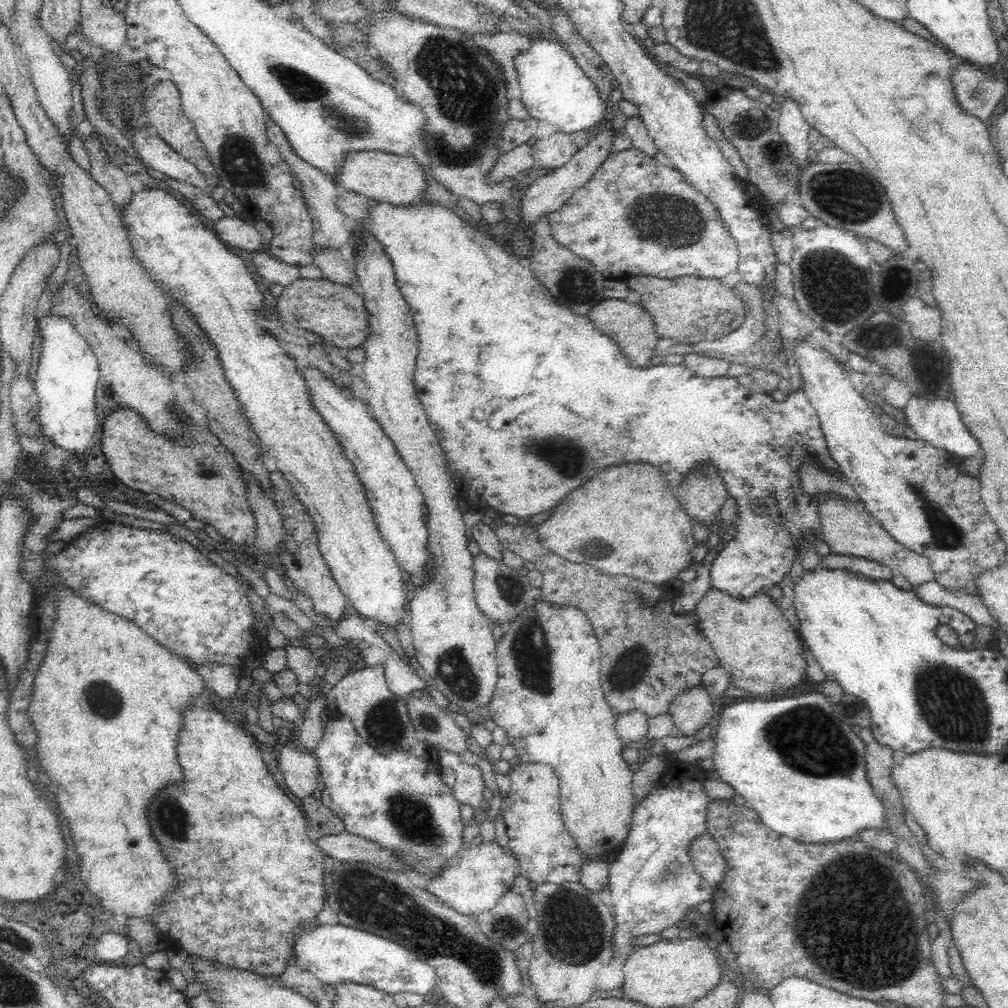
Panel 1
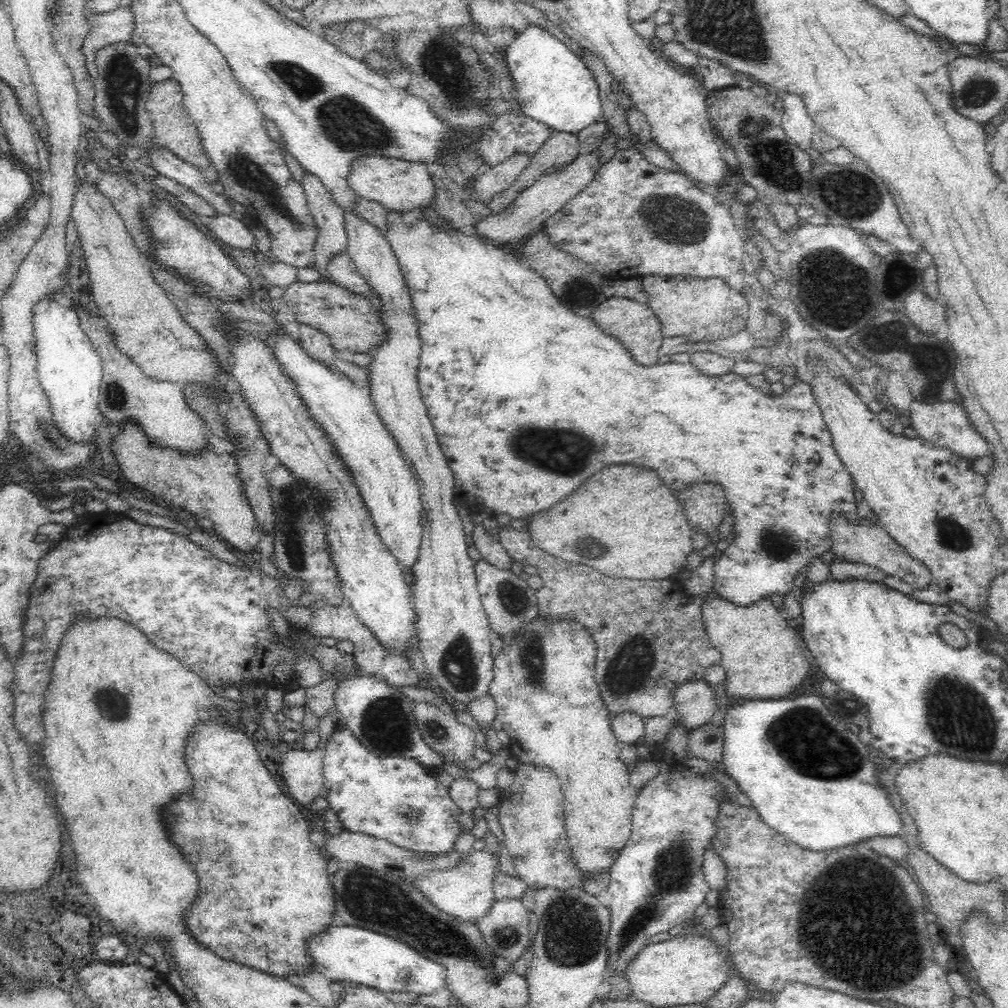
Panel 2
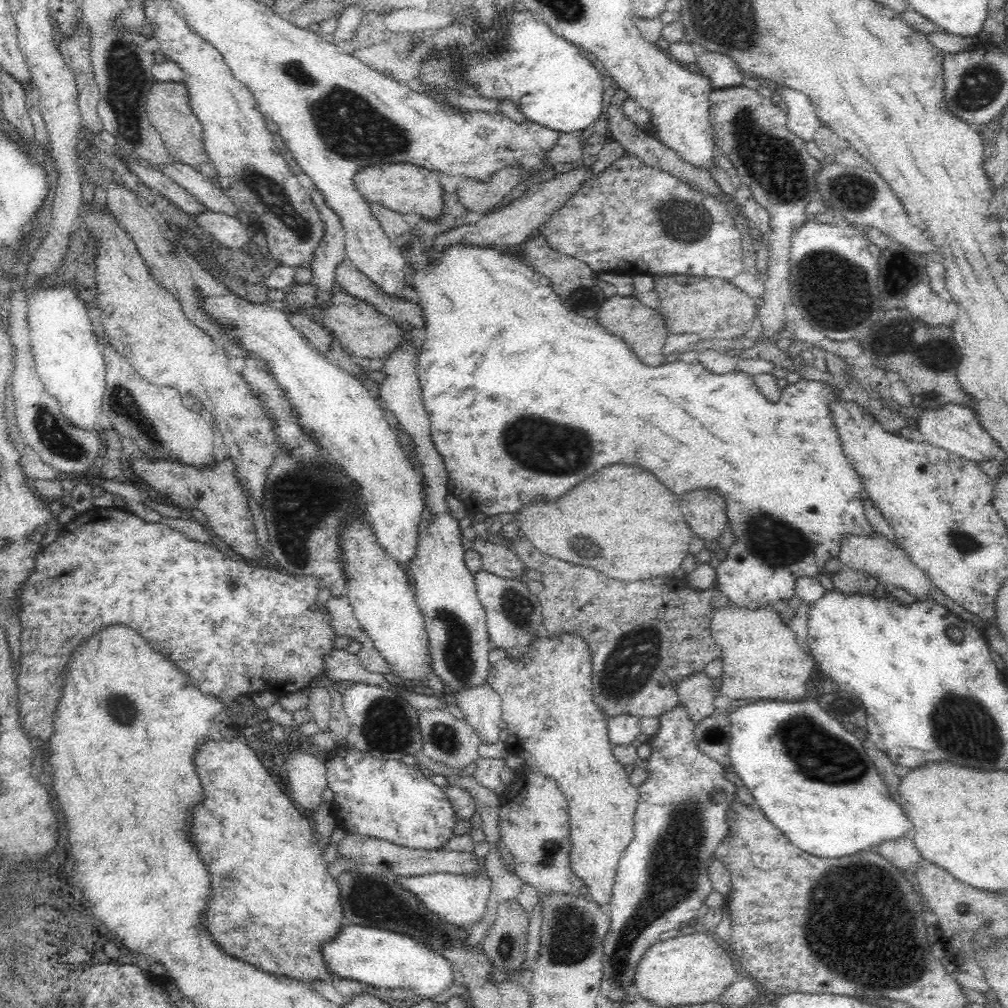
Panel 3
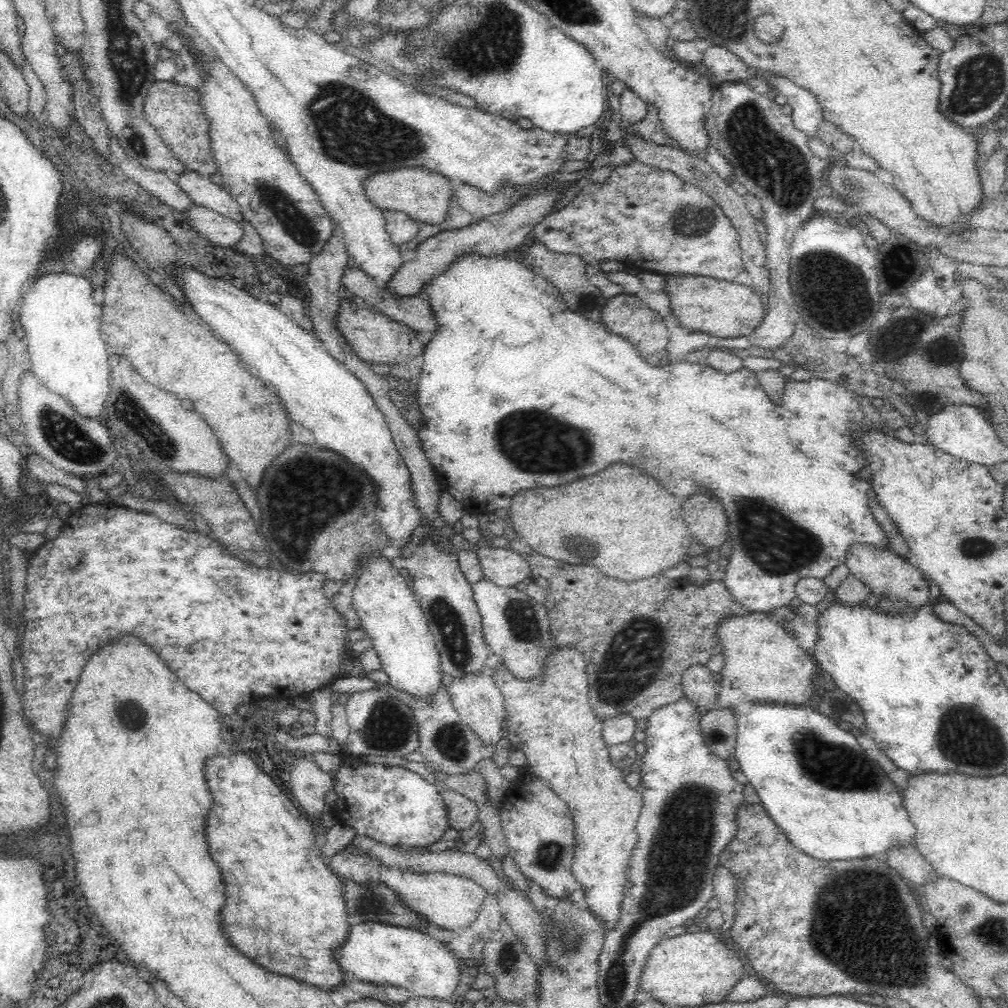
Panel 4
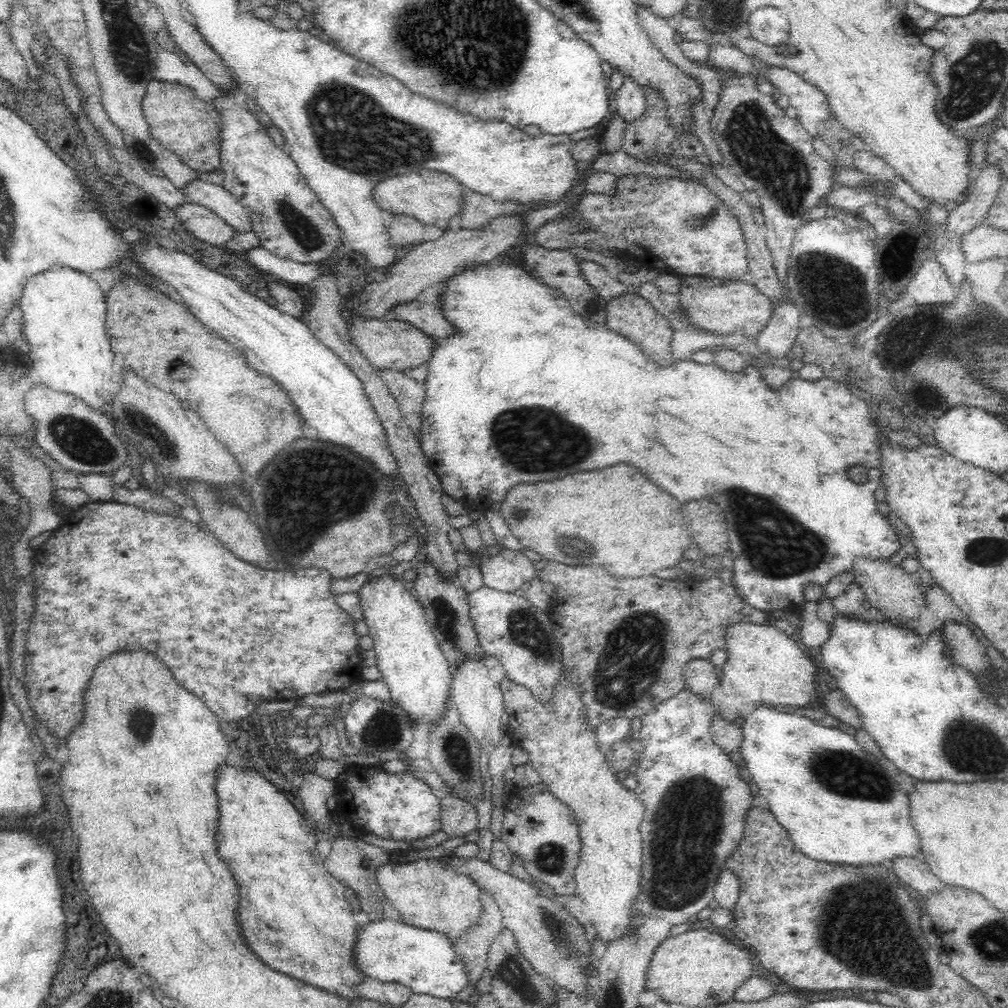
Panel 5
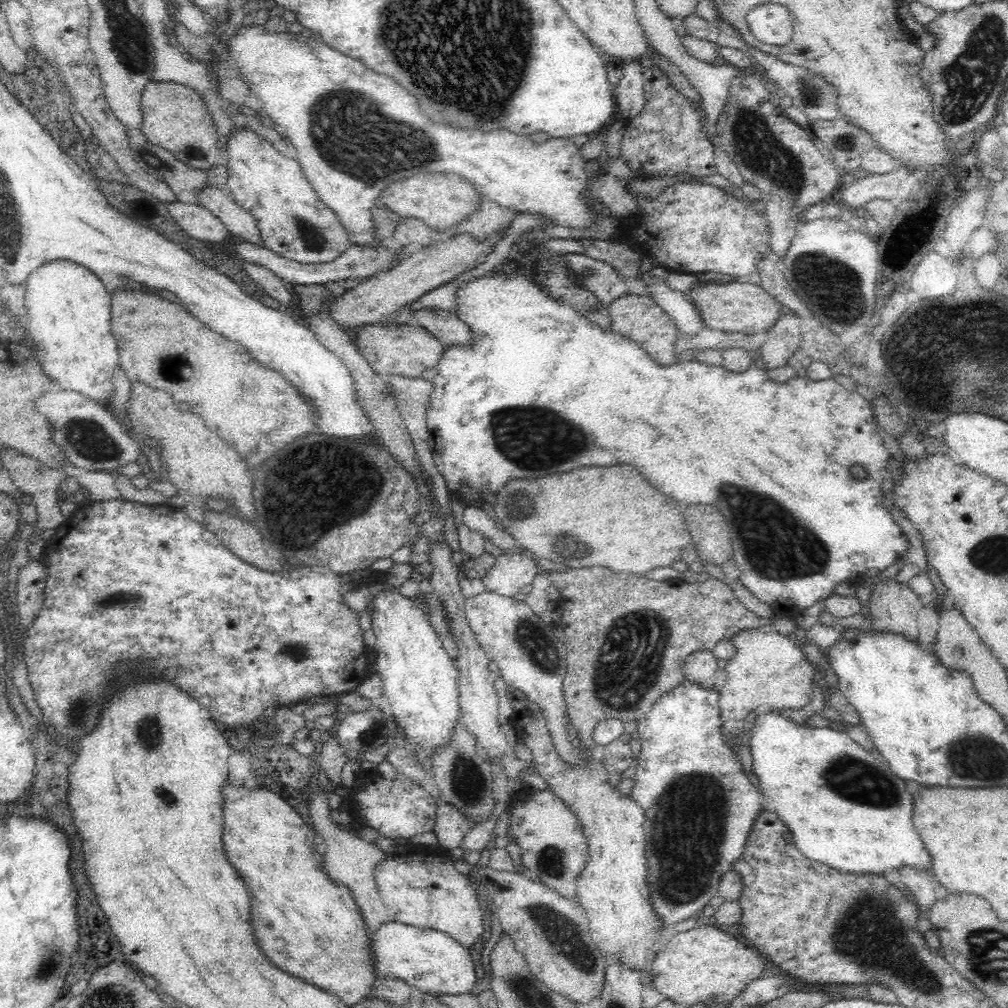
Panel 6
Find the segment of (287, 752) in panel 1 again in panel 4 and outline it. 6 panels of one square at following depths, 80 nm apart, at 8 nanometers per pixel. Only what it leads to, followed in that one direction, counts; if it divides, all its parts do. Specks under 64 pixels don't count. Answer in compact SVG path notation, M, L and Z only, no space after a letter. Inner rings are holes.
M310 759L291 762L292 794L300 806L314 818L321 818L324 797L333 790L333 778L322 772Z

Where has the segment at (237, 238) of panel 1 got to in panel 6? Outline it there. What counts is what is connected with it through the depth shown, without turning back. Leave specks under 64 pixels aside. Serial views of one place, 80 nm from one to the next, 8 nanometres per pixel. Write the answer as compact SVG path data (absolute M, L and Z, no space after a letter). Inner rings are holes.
M176 200L166 203L166 209L180 228L196 240L220 242L230 235L224 223L206 207Z

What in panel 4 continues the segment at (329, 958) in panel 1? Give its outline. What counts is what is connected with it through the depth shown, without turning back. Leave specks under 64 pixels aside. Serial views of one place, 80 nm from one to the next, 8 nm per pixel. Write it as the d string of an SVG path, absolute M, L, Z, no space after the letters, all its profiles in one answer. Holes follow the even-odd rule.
M363 922L351 929L346 942L335 952L344 973L354 974L365 983L408 990L415 997L449 1000L459 990L460 961L446 942L422 929L384 922Z

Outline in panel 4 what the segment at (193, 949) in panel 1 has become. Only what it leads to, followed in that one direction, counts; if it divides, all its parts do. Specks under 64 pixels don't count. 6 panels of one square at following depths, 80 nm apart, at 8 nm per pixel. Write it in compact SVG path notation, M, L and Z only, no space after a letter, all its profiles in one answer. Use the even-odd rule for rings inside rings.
M236 751L230 756L216 755L207 758L205 762L206 783L213 796L213 805L210 814L208 814L208 848L210 848L210 858L218 864L224 882L228 886L226 890L226 906L221 910L221 925L229 941L250 960L253 960L258 966L274 972L281 976L286 976L302 983L316 986L324 991L332 991L337 987L344 986L345 973L339 966L335 952L346 942L351 928L348 922L349 913L346 914L345 889L343 880L328 868L326 858L322 857L321 849L316 845L316 835L308 820L302 818L302 814L296 810L296 806L280 792L280 788L274 784L271 778L268 778L264 772L260 772L260 767L254 762L255 758L246 752Z

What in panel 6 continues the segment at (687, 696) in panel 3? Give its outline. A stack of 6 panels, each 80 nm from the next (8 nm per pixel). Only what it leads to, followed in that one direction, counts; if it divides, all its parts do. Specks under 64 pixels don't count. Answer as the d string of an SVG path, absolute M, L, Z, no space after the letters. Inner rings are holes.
M694 650L684 660L685 678L702 688L713 688L716 684L718 659L711 650Z

